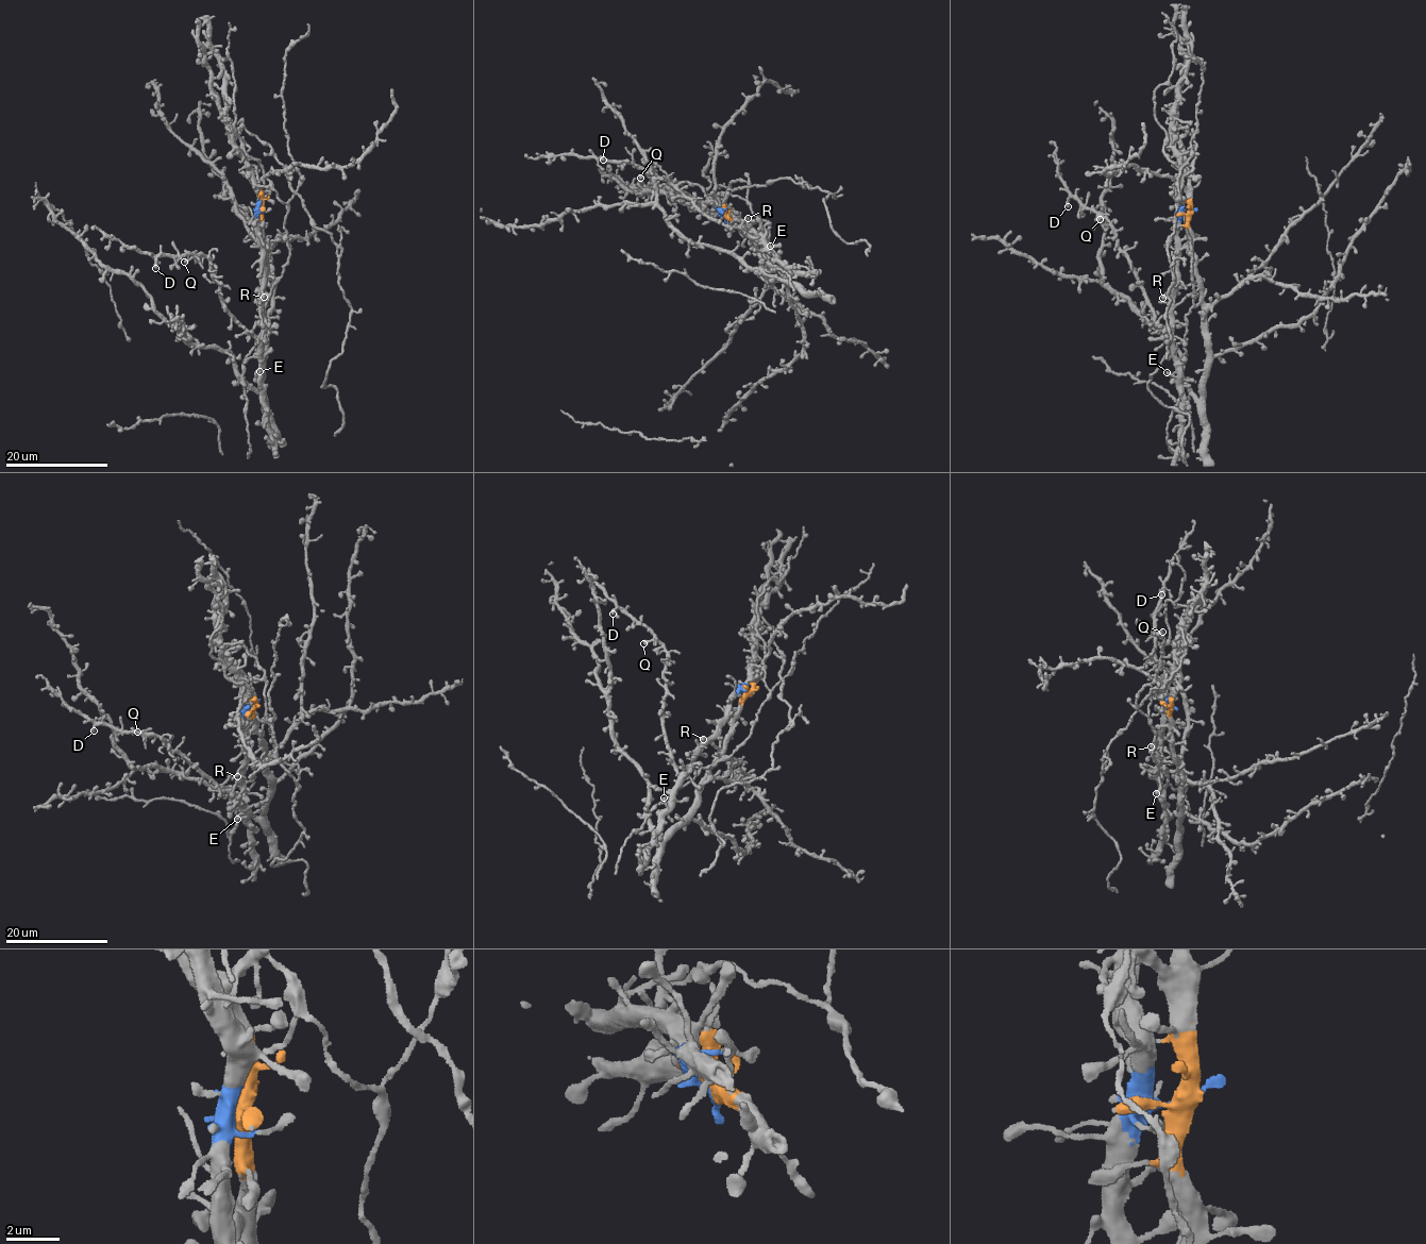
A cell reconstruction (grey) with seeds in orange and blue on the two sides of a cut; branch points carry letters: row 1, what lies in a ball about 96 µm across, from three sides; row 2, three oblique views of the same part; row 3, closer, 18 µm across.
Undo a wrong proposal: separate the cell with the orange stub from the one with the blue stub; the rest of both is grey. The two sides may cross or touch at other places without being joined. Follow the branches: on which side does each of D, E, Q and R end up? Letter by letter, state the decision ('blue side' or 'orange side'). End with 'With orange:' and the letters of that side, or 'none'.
D: blue side
E: blue side
Q: blue side
R: blue side
With orange: none

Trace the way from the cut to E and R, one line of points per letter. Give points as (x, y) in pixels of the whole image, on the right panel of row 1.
E: (1190, 213), (1180, 219), (1173, 296), (1173, 349), (1177, 373), (1174, 376), (1167, 372)
R: (1190, 213), (1180, 219), (1176, 286), (1162, 298)

